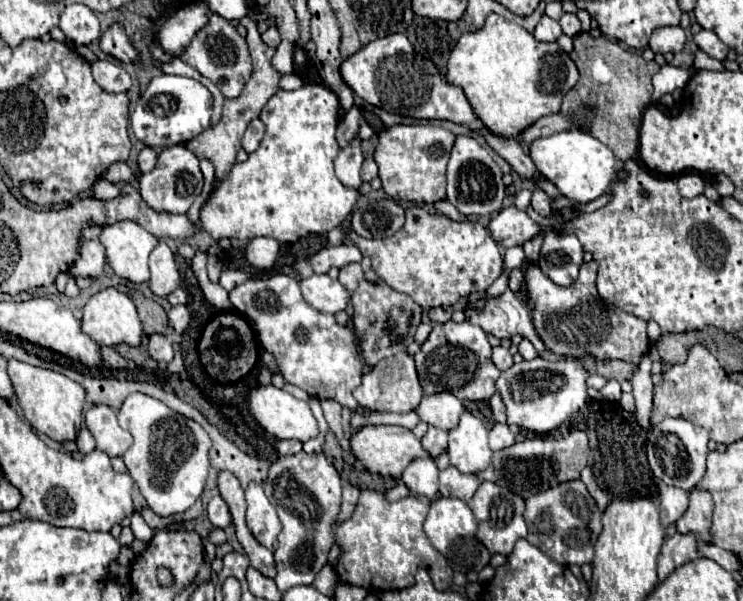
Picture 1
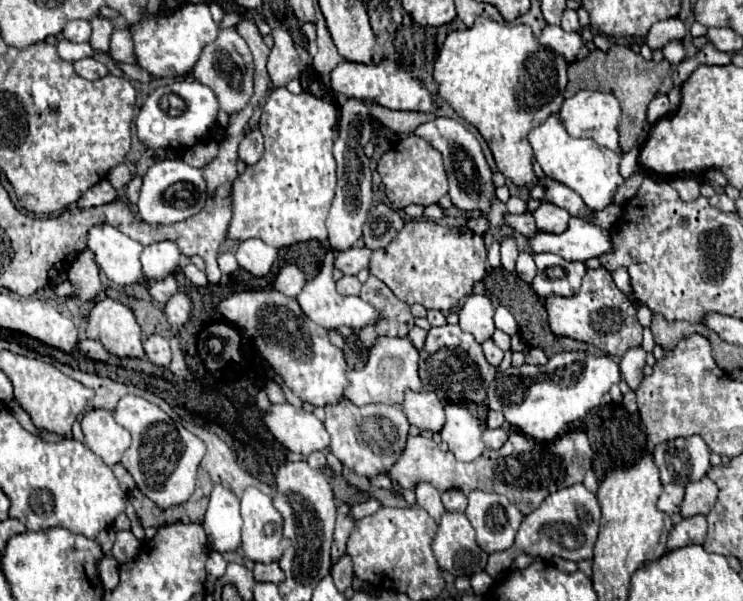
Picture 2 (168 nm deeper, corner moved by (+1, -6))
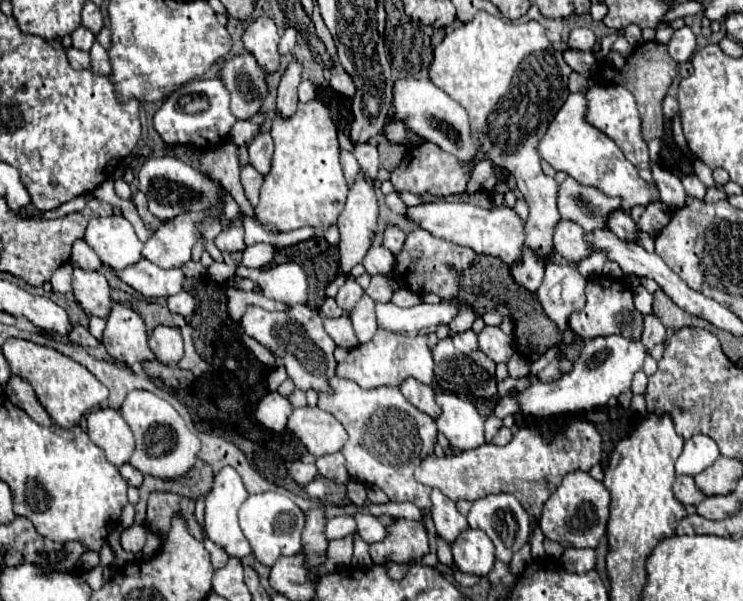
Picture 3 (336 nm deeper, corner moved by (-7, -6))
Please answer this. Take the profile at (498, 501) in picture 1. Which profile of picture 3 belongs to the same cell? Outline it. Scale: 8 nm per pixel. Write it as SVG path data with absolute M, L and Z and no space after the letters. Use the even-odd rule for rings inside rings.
M490 494L472 502L472 508L468 512L468 524L470 528L484 530L488 534L488 538L496 546L496 558L504 564L510 564L512 556L528 542L530 536L530 516L512 494Z

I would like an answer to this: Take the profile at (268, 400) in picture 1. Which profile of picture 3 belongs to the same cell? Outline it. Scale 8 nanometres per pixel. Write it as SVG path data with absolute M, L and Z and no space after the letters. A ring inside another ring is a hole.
M318 406L296 408L288 420L288 428L314 456L340 452L348 440L344 426L332 414L320 410Z

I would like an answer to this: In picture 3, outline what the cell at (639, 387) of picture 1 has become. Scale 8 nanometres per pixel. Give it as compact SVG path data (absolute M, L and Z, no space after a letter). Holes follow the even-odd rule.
M646 314L644 316L644 332L642 332L642 344L646 346L646 350L650 352L656 344L666 340L666 328L660 322L660 318L656 318L656 314Z

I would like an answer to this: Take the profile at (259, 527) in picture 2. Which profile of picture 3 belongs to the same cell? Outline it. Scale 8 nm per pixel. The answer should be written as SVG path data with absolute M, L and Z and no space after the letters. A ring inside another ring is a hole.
M260 492L246 498L238 510L240 528L252 546L252 554L264 566L274 566L280 556L294 556L302 550L304 512L288 498L278 492Z

